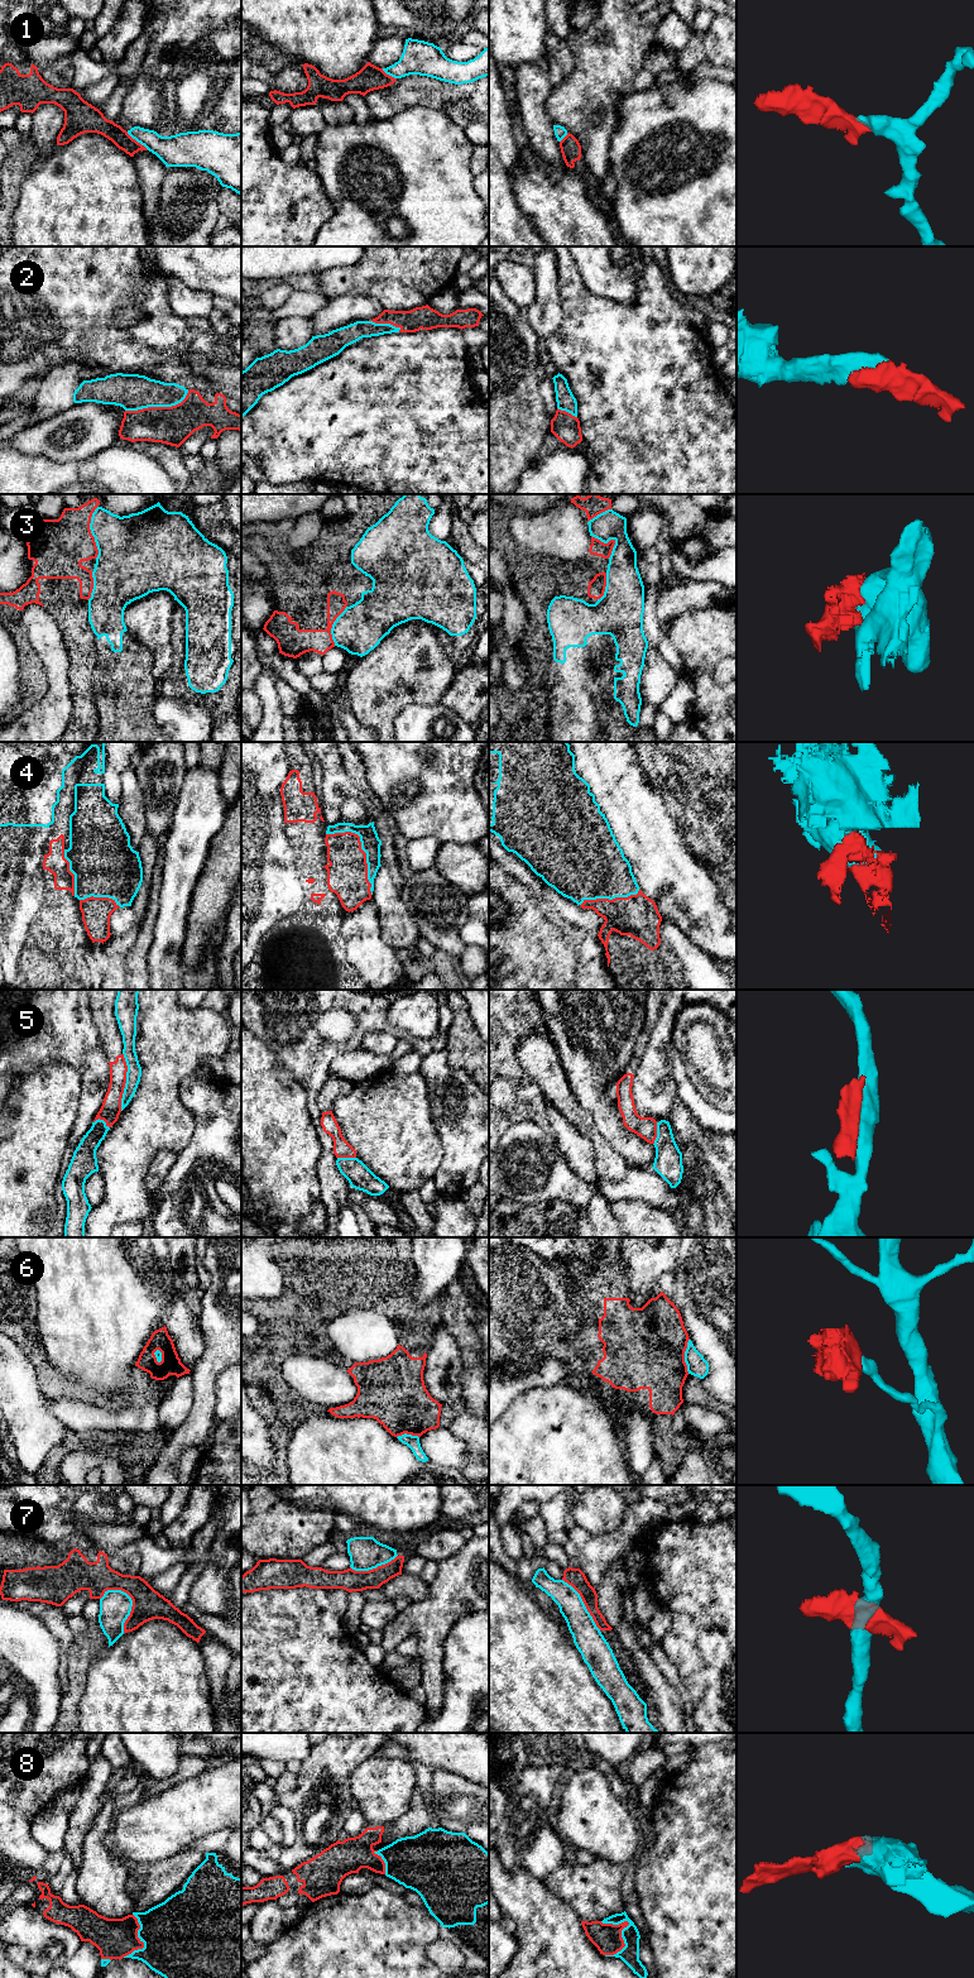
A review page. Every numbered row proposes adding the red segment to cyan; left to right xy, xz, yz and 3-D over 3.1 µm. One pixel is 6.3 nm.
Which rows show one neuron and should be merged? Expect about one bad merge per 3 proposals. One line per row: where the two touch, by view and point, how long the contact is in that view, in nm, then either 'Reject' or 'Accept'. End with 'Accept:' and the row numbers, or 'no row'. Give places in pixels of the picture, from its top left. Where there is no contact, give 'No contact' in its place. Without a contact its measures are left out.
1: Touches cyan at xy (138, 142). Shared border 180 nm. Reject
2: Touches cyan at xy (158, 406). Shared border 420 nm. Accept
3: Touches cyan at xy (91, 532). Shared border 340 nm. Reject
4: Touches cyan at xz (361, 848). Shared border 480 nm. Accept
5: Touches cyan at xy (126, 1082). Shared border 360 nm. Reject
6: Touches cyan at yz (685, 1356). Shared border 220 nm. Reject
7: Touches cyan at xy (132, 1604). Shared border 300 nm. Reject
8: Touches cyan at yz (624, 1943). Shared border 280 nm. Accept
Accept: 2, 4, 8

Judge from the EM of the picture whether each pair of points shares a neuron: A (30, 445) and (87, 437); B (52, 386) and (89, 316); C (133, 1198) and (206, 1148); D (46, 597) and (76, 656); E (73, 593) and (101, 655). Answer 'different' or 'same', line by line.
A: same
B: different
C: different
D: same
E: different

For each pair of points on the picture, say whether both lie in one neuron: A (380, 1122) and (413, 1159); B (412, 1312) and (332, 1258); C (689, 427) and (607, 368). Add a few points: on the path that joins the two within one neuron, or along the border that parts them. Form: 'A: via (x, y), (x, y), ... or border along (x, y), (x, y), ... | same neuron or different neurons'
A: via (389, 1131), (404, 1150) | same neuron
B: via (392, 1296), (353, 1258) | same neuron
C: via (668, 416), (627, 374) | same neuron

